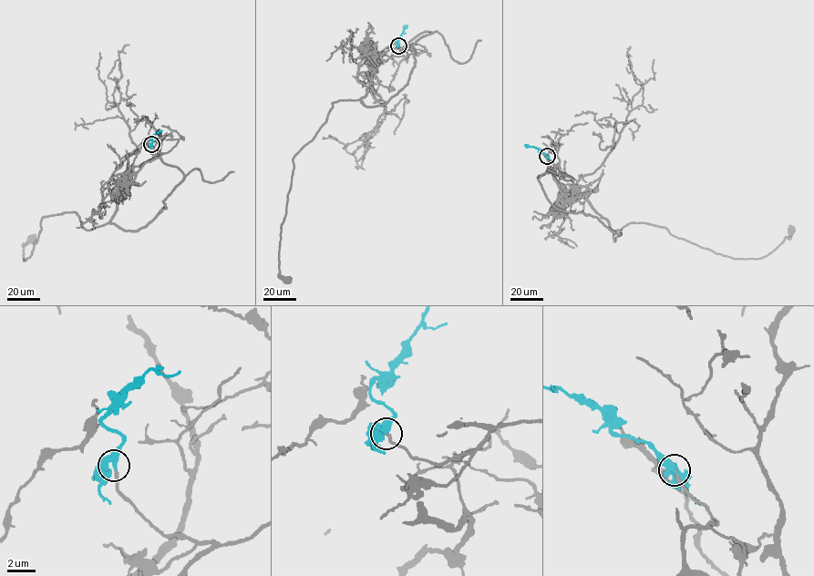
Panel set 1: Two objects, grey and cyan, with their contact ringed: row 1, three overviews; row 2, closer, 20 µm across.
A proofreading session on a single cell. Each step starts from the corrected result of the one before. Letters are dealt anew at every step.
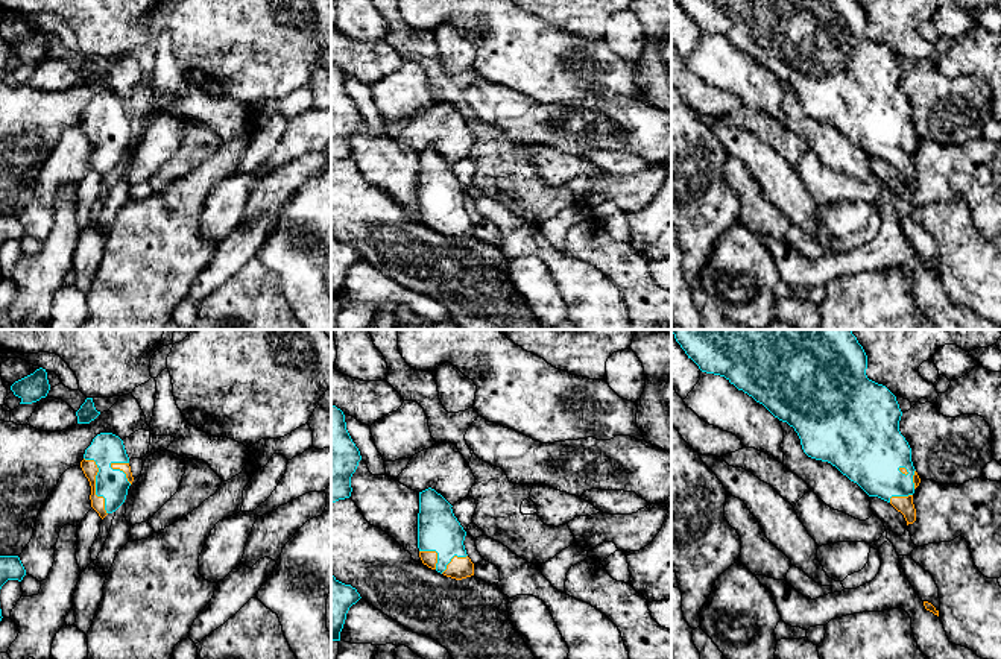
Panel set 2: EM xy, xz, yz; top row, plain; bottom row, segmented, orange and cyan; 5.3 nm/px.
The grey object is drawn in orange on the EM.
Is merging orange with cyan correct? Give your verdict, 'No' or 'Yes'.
Yes

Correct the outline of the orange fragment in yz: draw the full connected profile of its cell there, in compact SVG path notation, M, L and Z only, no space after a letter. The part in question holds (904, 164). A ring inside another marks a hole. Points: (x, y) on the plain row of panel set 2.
M676 0L702 32L725 36L738 50L752 56L756 62L763 64L775 77L787 82L794 88L800 99L804 112L816 120L828 121L835 126L851 141L857 143L869 156L878 156L890 162L901 172L908 184L916 181L916 169L913 164L914 149L919 146L920 138L911 121L911 108L899 91L899 80L902 71L896 56L883 44L867 38L867 15L858 0Z

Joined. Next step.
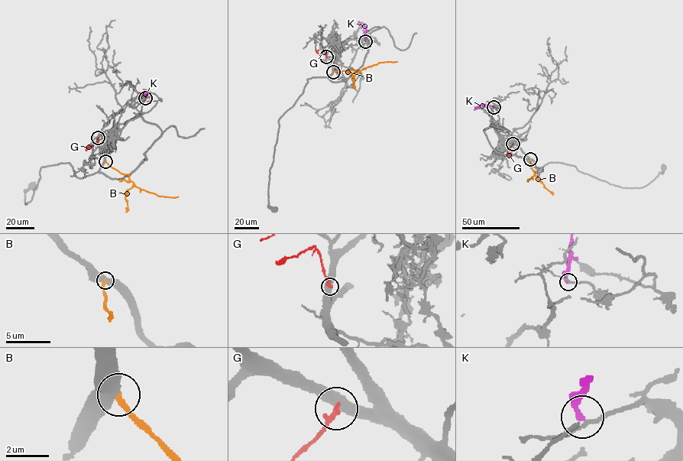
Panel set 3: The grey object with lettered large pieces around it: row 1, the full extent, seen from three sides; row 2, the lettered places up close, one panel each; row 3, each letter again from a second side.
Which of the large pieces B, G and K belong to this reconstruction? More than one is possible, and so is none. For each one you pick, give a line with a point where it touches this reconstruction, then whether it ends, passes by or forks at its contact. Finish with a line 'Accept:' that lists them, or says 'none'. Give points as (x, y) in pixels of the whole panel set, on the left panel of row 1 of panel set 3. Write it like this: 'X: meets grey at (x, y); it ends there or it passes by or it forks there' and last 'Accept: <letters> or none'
Accept: none

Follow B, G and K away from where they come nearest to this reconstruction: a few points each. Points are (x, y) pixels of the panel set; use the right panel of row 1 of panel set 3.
B: (530, 159), (534, 175), (528, 180), (527, 179)
G: (513, 144), (509, 149), (511, 154), (507, 151)
K: (493, 107), (486, 104), (474, 109)

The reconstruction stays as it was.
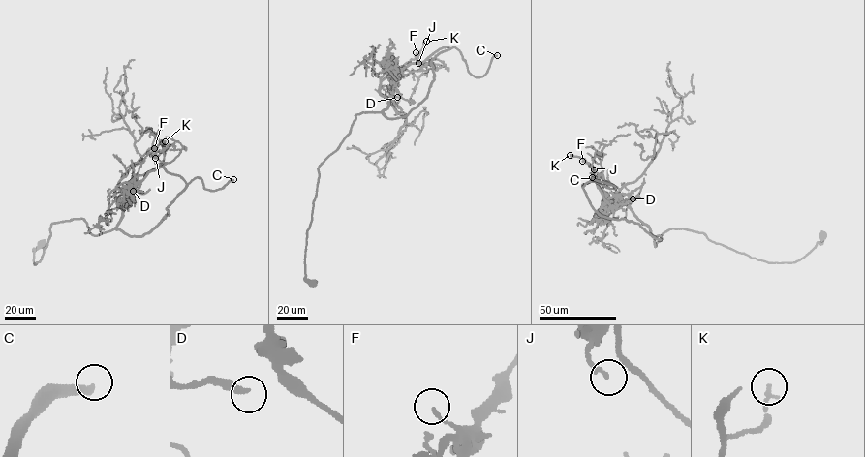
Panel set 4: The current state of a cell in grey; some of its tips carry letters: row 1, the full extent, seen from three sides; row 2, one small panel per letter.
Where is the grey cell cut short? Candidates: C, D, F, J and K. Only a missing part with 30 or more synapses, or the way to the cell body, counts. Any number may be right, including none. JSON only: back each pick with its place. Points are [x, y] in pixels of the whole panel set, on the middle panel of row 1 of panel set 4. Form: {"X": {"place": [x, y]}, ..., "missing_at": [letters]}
{"C": {"place": [497, 55]}, "D": {"place": [397, 97]}, "missing_at": ["C", "D"]}

